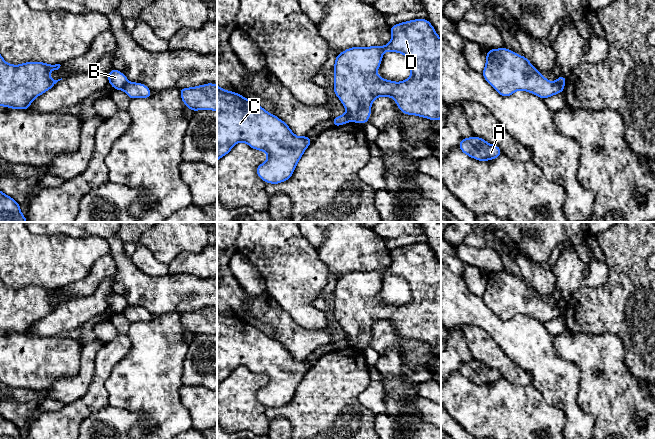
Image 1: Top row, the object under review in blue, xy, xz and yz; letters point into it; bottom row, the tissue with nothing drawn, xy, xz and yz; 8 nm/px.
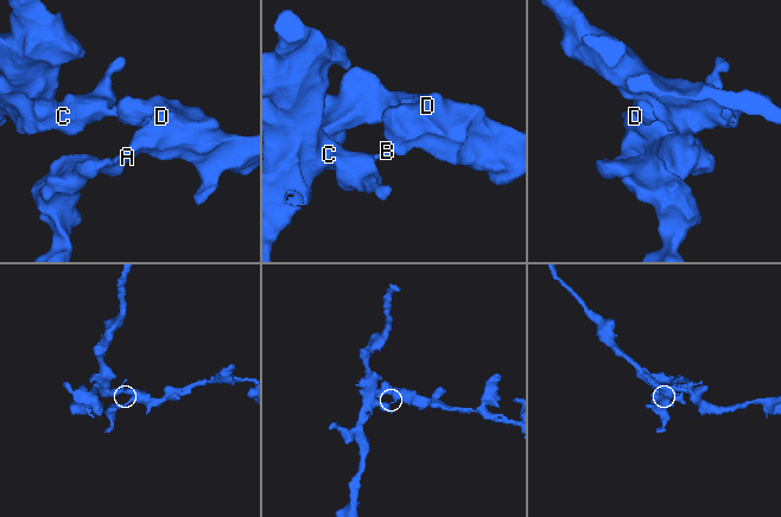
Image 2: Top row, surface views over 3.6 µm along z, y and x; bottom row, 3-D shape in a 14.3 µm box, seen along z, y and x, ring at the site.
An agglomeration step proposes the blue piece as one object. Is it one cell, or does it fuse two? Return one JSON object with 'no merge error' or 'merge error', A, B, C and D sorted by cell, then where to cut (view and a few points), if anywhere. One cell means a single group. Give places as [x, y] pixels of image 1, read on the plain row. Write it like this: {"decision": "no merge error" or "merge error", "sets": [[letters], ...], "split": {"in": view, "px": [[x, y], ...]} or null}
{"decision": "merge error", "sets": [["A", "D"], ["B", "C"]], "split": {"in": "yz", "px": [[556, 304], [563, 311]]}}

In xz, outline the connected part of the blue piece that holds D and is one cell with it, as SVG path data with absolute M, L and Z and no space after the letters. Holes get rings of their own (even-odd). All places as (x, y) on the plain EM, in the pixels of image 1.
M415 243L399 247L390 252L391 265L386 270L371 270L366 272L351 271L336 280L334 289L334 317L346 332L350 345L367 347L371 339L371 329L380 320L391 321L398 332L407 339L416 339L432 345L441 343L441 262L427 243ZM398 276L409 284L411 299L402 306L394 306L381 302L376 296L381 289L383 277Z

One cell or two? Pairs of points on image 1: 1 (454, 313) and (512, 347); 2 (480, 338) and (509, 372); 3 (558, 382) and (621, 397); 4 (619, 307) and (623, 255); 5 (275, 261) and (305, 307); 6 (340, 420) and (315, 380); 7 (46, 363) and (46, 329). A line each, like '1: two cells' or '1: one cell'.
1: one cell
2: one cell
3: two cells
4: one cell
5: one cell
6: one cell
7: two cells

